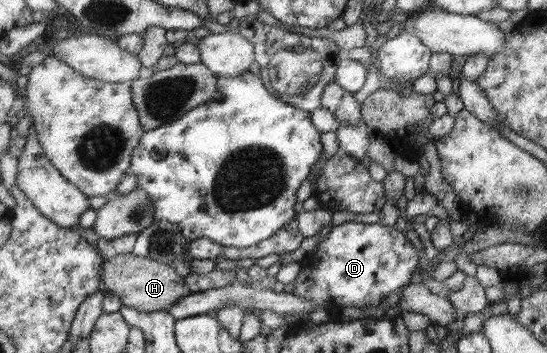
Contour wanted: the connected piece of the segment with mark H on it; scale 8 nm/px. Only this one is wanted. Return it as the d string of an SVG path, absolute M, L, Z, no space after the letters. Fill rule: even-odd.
M130 253L117 254L115 258L104 260L100 282L102 290L118 296L125 306L151 313L167 311L180 298L191 293L189 287L185 286L184 278L172 266Z

